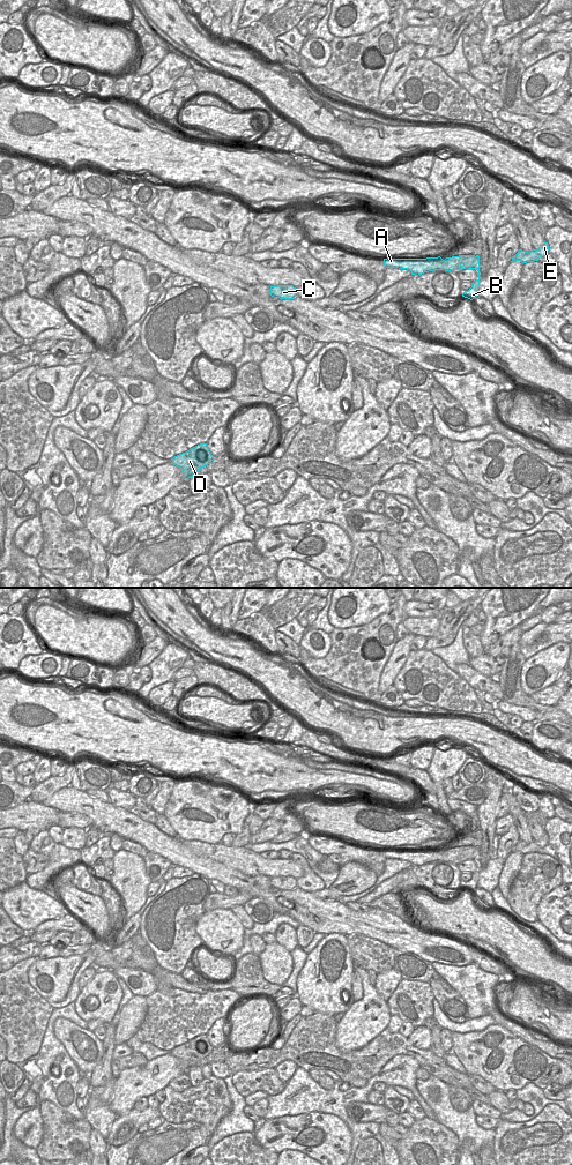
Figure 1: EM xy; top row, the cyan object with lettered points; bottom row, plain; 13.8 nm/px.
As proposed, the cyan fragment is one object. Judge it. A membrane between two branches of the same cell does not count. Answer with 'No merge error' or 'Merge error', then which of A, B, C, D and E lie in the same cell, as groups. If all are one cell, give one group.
Merge error. Groups: A C / B D E.

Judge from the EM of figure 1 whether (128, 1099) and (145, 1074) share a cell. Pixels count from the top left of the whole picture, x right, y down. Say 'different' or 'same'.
same

